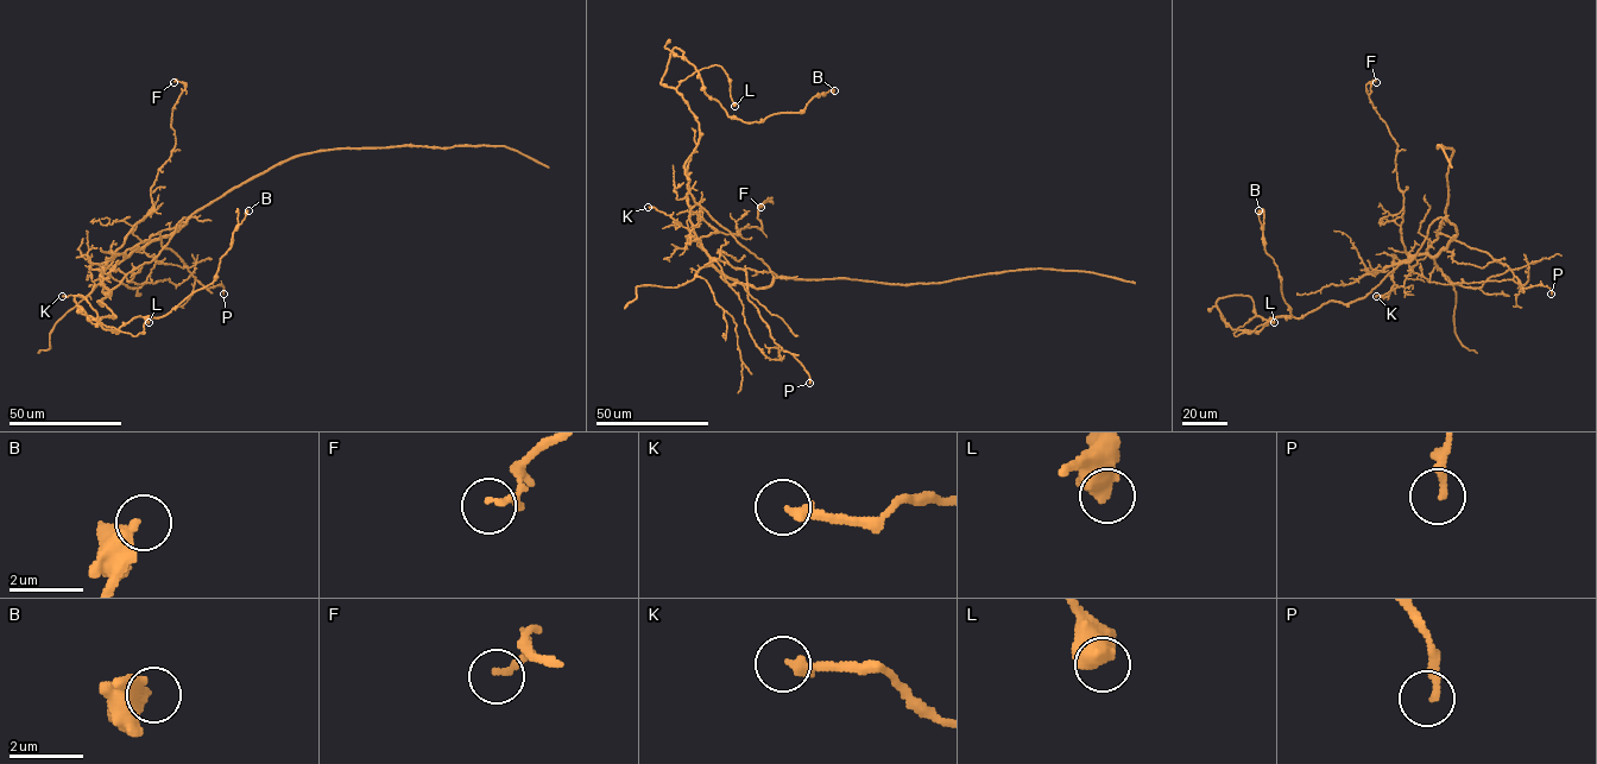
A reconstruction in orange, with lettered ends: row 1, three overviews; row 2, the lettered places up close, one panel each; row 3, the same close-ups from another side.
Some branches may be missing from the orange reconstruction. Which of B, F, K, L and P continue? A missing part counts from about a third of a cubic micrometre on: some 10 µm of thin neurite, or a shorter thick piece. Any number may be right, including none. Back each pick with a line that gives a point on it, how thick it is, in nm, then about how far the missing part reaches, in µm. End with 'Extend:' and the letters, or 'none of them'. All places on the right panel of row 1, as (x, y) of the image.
Extend: none of them

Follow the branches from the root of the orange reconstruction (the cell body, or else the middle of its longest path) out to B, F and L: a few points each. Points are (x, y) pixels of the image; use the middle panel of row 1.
B: (707, 212), (685, 170), (699, 124), (661, 83), (675, 48), (704, 92), (744, 121), (800, 112), (834, 90)
F: (707, 212), (776, 277), (712, 258), (700, 240), (762, 228), (758, 207), (771, 197), (761, 207)
L: (707, 212), (687, 188), (685, 163), (698, 144), (699, 124), (676, 87), (718, 64), (734, 106)

